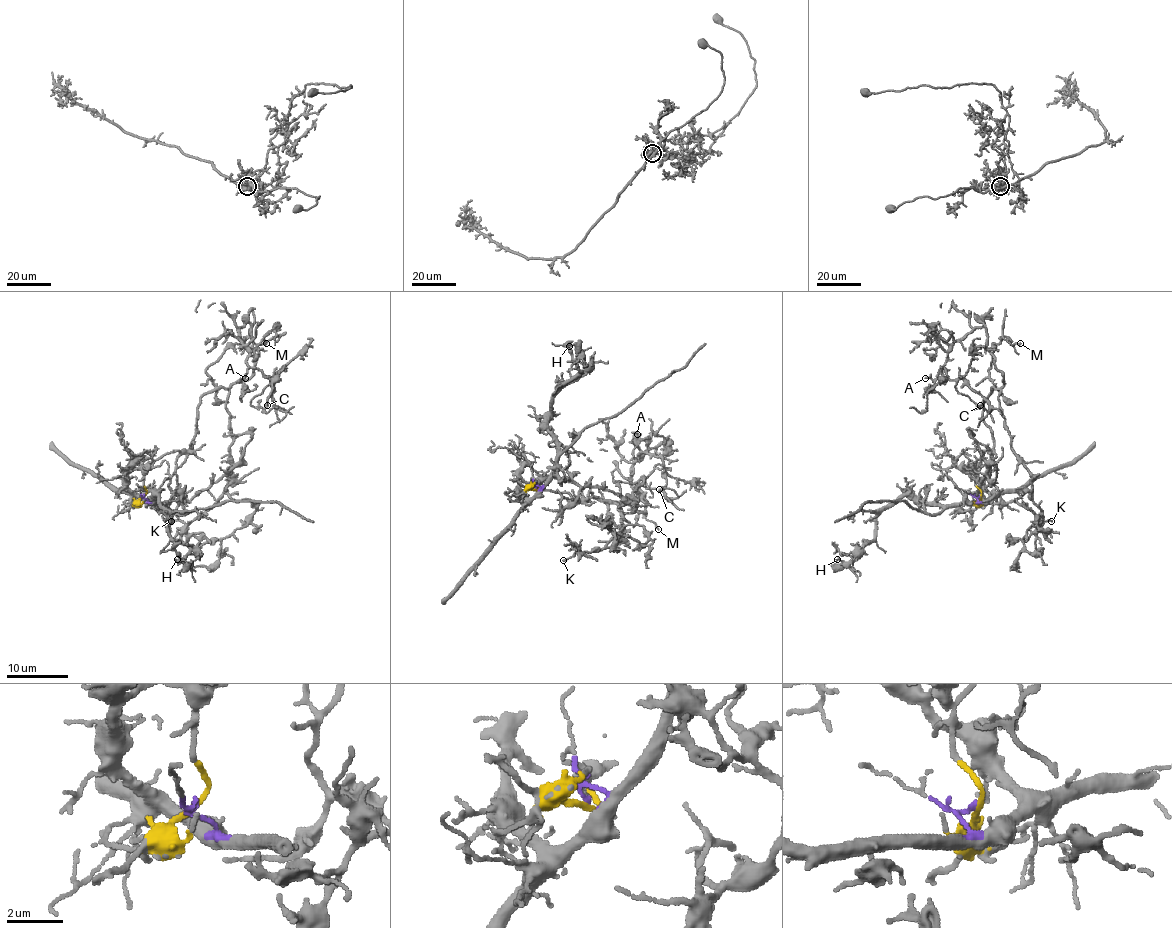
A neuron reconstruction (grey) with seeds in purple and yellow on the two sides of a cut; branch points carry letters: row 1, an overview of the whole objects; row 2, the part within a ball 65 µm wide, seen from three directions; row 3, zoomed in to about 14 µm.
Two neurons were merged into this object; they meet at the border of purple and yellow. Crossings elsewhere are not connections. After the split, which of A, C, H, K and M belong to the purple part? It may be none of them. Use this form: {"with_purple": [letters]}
{"with_purple": ["H"]}

